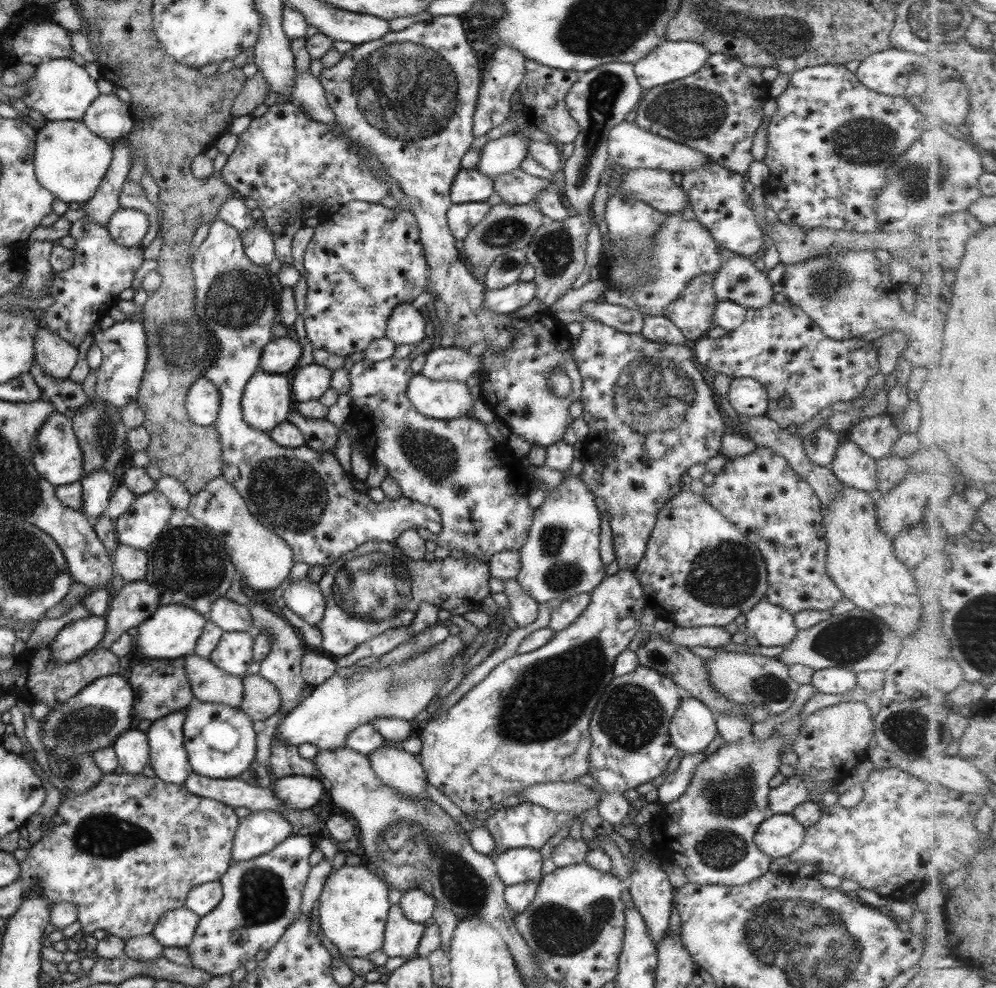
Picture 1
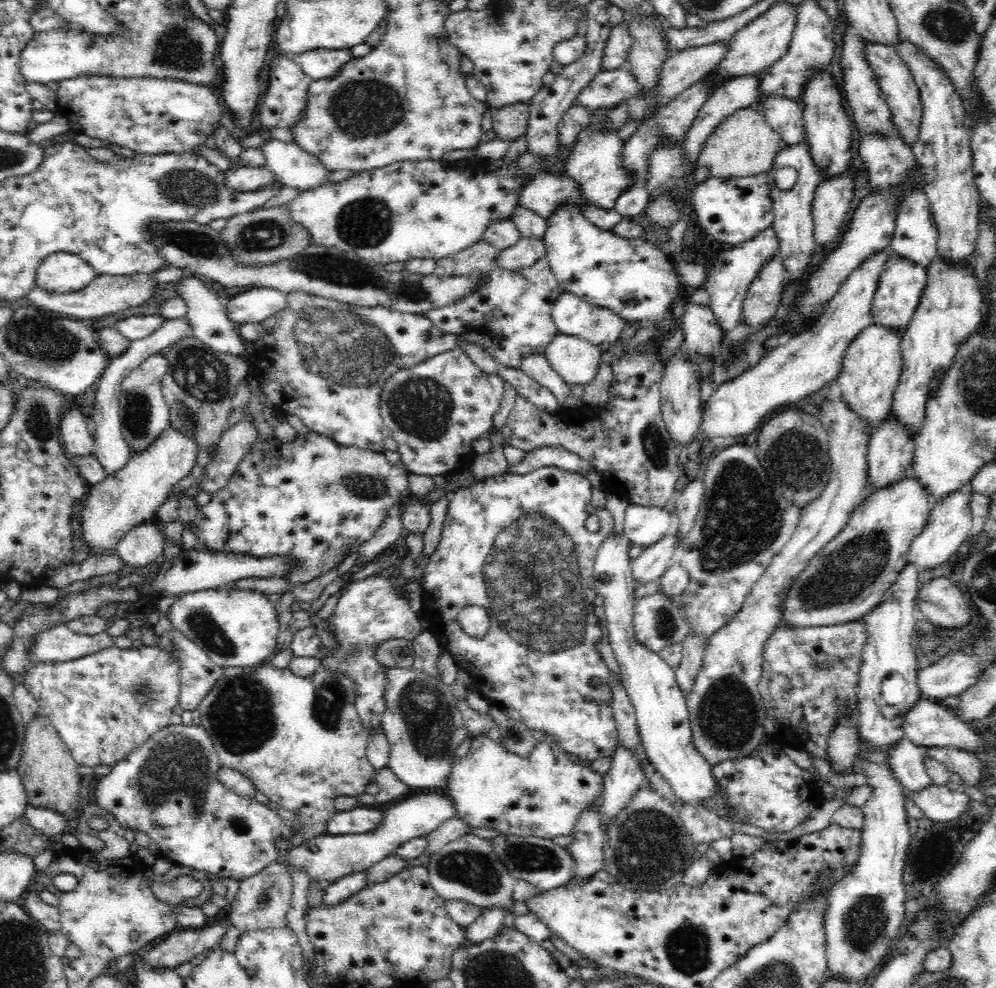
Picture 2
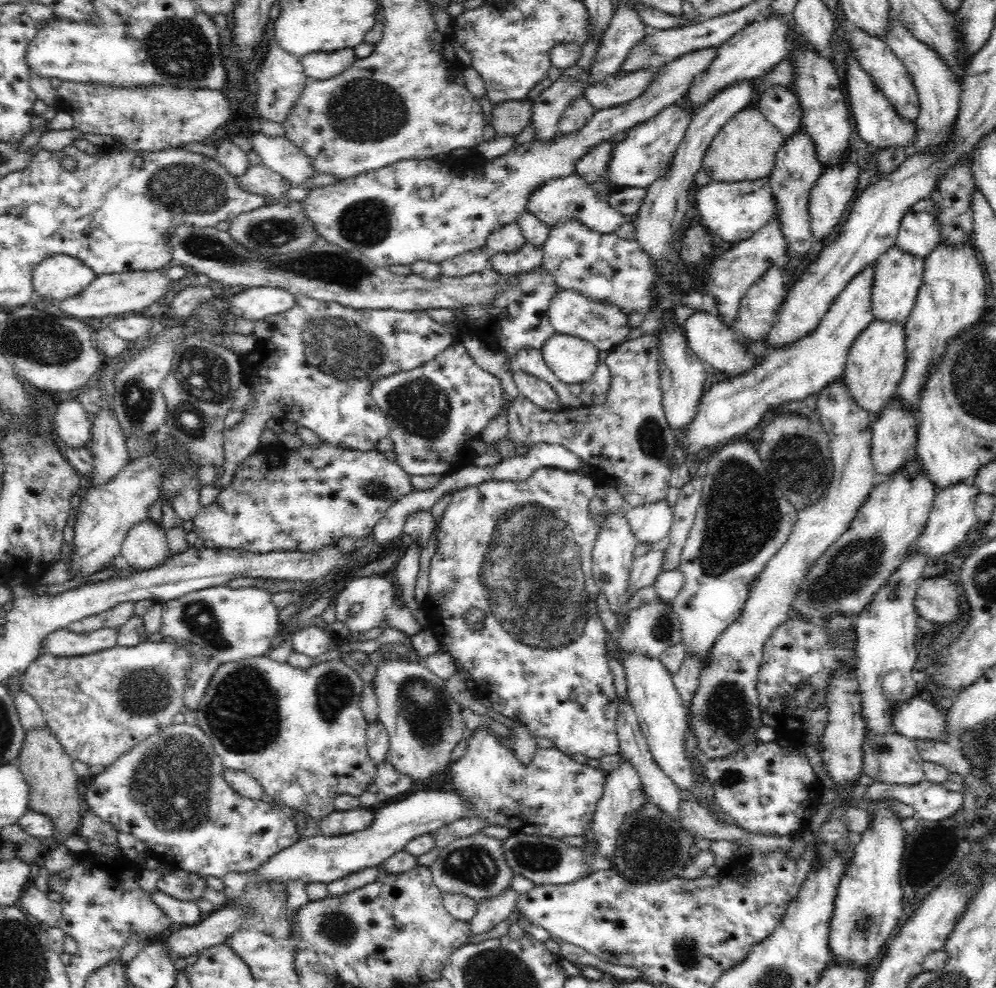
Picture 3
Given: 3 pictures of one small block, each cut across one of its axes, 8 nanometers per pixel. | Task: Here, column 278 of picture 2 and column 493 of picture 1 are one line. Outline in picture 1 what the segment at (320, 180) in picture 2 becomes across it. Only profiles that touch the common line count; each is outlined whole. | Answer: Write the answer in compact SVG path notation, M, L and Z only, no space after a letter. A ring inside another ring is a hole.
M505 134L487 141L478 151L476 168L487 178L493 179L518 168L527 154L526 140L515 134Z

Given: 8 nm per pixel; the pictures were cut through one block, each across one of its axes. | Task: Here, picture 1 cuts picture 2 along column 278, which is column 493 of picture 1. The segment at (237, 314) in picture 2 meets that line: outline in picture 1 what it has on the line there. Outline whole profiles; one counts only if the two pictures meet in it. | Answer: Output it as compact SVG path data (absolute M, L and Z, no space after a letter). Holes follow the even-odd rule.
M517 280L505 288L485 291L484 307L506 315L529 304L536 297L536 292L537 287L532 280L529 282Z

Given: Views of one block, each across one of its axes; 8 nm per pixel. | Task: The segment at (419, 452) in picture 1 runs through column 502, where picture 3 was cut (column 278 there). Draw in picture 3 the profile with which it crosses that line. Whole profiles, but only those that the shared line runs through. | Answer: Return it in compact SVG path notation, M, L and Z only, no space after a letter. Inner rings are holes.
M324 442L317 448L306 446L301 450L286 452L286 462L271 462L271 449L253 454L243 463L231 484L226 486L210 506L203 506L193 519L193 532L199 537L199 545L207 549L234 549L263 555L276 551L316 552L324 546L334 546L344 536L365 542L374 526L386 515L394 502L414 492L411 475L395 462L386 460L376 449L361 452L342 449Z

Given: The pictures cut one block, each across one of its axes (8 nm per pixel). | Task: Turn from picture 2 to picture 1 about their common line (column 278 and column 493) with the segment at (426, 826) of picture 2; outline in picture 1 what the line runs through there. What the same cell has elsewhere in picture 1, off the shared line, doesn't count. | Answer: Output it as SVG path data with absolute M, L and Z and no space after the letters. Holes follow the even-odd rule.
M512 848L496 854L492 861L505 886L541 880L541 855L532 848Z

